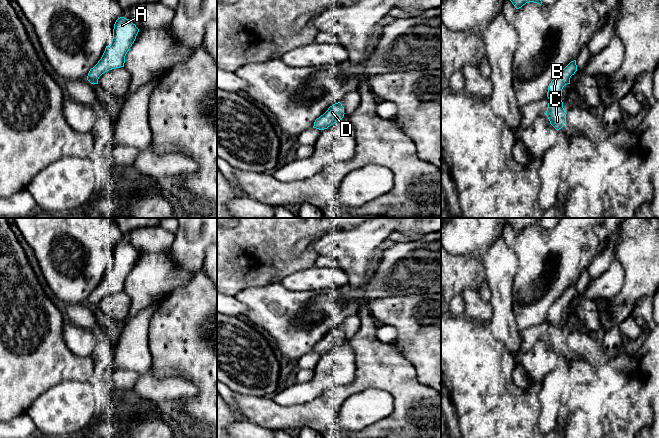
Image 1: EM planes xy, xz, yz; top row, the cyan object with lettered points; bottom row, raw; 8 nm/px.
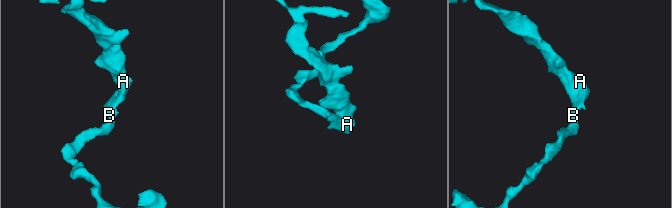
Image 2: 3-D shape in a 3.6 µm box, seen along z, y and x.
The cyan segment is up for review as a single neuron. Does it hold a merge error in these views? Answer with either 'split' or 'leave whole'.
leave whole

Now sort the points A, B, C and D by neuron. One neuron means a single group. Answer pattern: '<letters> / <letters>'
A B C D

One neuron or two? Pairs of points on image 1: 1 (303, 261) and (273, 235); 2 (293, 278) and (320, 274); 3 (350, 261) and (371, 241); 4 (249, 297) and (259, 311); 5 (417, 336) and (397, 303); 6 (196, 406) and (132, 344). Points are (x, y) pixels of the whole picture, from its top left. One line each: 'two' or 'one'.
1: one
2: one
3: one
4: one
5: one
6: two

